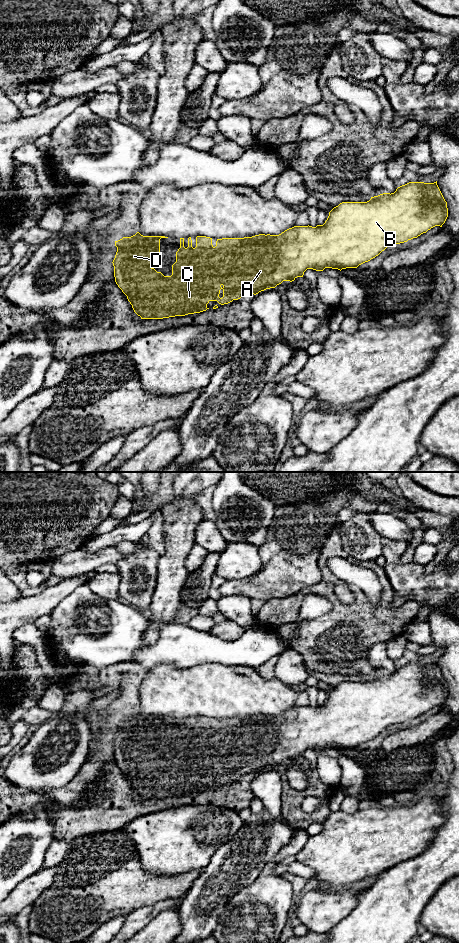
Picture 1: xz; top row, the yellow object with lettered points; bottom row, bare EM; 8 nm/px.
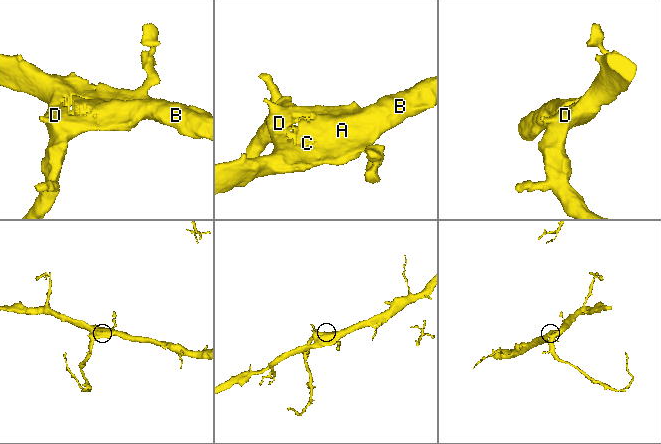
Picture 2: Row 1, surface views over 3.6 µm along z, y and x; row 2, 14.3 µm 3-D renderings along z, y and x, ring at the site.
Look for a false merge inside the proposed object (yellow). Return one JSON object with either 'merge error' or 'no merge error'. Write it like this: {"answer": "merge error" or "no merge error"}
{"answer": "no merge error"}

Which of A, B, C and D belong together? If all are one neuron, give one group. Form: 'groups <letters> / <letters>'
groups A B C D

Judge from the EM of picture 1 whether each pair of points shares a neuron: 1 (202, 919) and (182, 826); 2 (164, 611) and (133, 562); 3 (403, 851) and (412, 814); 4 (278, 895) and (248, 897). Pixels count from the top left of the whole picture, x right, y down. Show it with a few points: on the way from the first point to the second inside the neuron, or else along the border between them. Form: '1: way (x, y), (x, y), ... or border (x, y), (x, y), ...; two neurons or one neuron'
1: border (215, 852), (210, 861), (200, 871); two neurons
2: border (157, 570), (157, 583), (148, 607); two neurons
3: way (403, 842), (403, 834), (412, 823); one neuron
4: way (271, 896), (255, 897); one neuron

